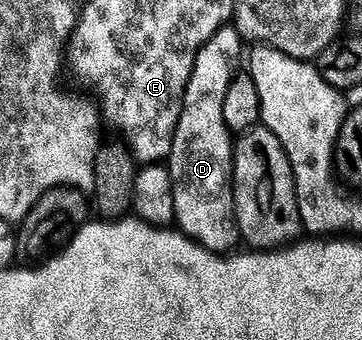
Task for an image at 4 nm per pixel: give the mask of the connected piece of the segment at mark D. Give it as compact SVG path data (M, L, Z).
M221 26L196 51L190 78L184 87L174 142L168 151L166 167L172 179L174 224L196 244L211 252L227 253L238 244L236 215L232 209L233 133L222 118L226 86L242 64L242 41L234 26Z

